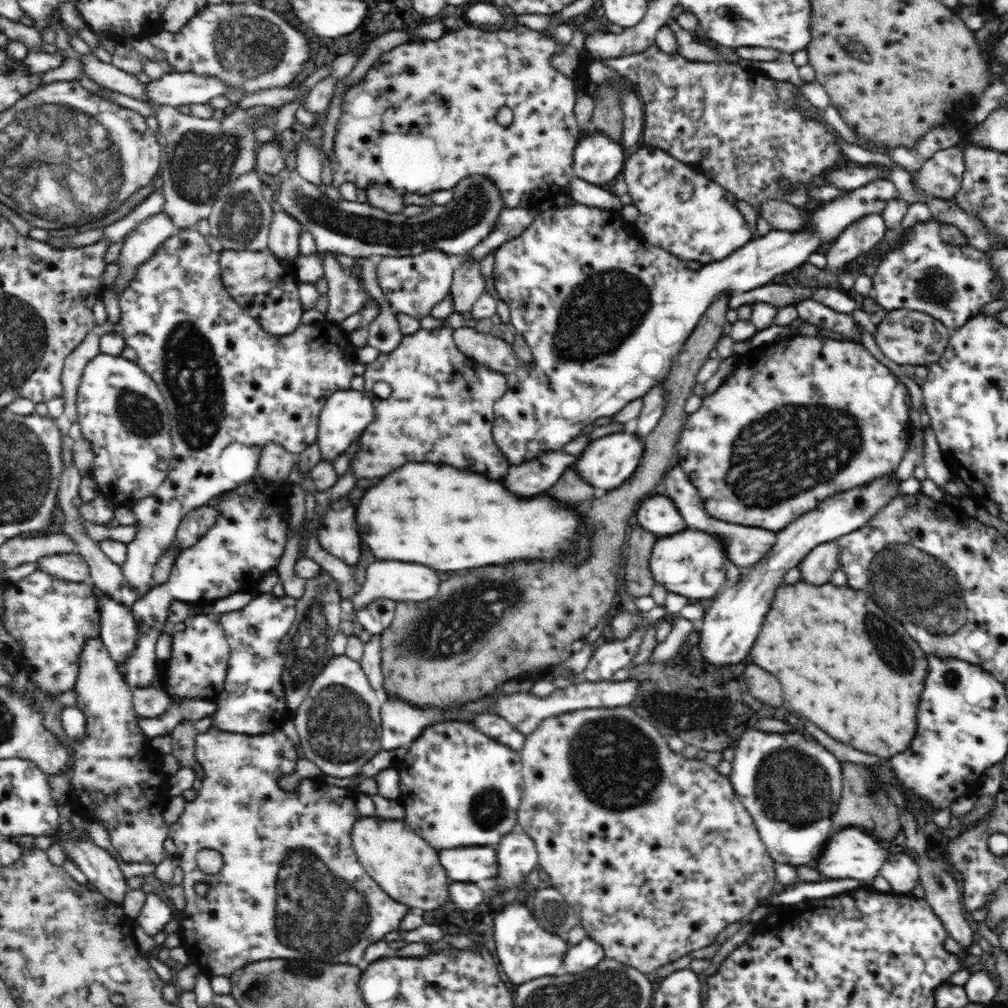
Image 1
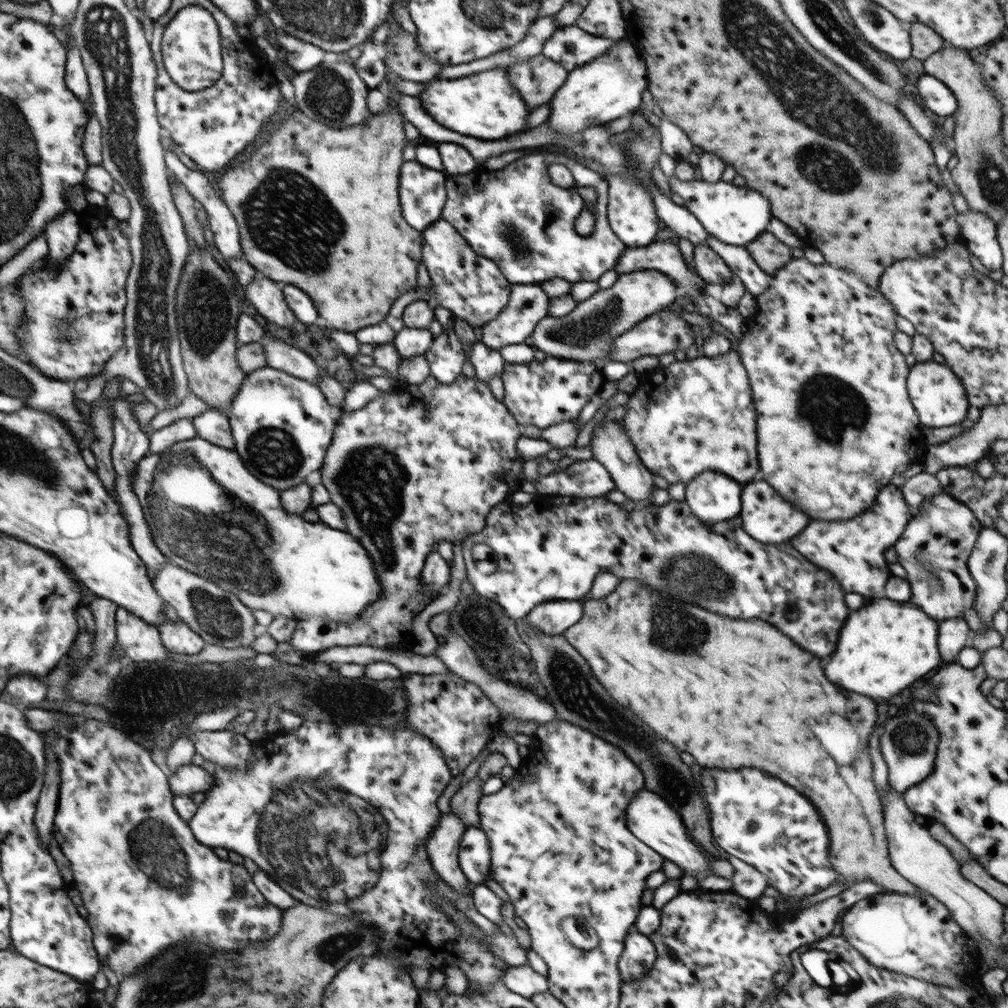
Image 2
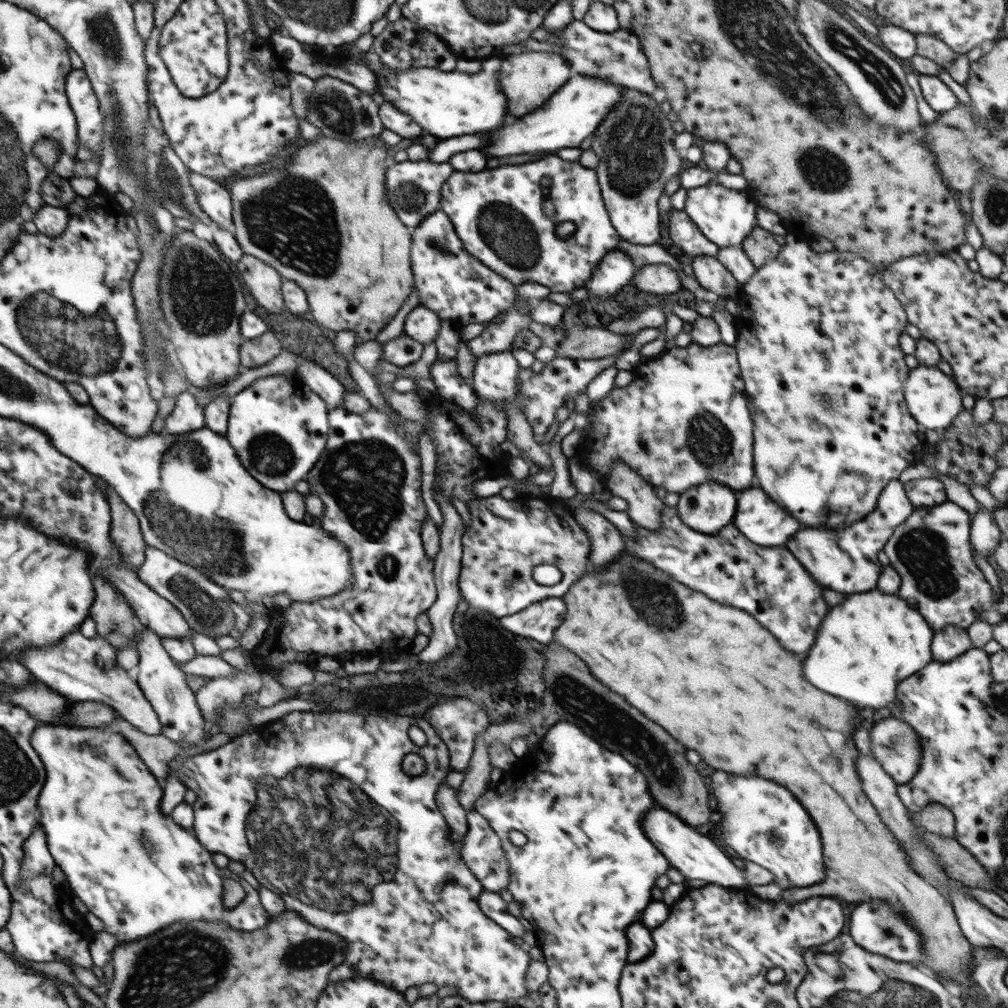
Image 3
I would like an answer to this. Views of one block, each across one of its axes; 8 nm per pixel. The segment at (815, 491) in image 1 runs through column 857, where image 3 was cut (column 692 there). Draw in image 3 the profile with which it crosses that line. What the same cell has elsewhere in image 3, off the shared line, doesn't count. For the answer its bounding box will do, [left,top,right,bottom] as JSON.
[577,342,756,495]

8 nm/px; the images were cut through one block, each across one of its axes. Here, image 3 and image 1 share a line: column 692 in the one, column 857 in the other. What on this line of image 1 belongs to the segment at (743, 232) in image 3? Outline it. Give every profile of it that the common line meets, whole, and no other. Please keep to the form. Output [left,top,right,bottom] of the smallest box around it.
[492,178,899,464]

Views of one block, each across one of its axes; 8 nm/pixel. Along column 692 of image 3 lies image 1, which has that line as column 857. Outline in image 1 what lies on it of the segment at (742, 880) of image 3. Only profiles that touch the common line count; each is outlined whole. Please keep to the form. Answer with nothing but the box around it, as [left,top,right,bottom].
[815,827,888,885]

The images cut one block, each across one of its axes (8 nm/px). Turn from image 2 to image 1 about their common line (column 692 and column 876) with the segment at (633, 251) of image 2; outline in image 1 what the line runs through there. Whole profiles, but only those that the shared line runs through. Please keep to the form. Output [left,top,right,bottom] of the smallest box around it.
[873,218,1002,331]

